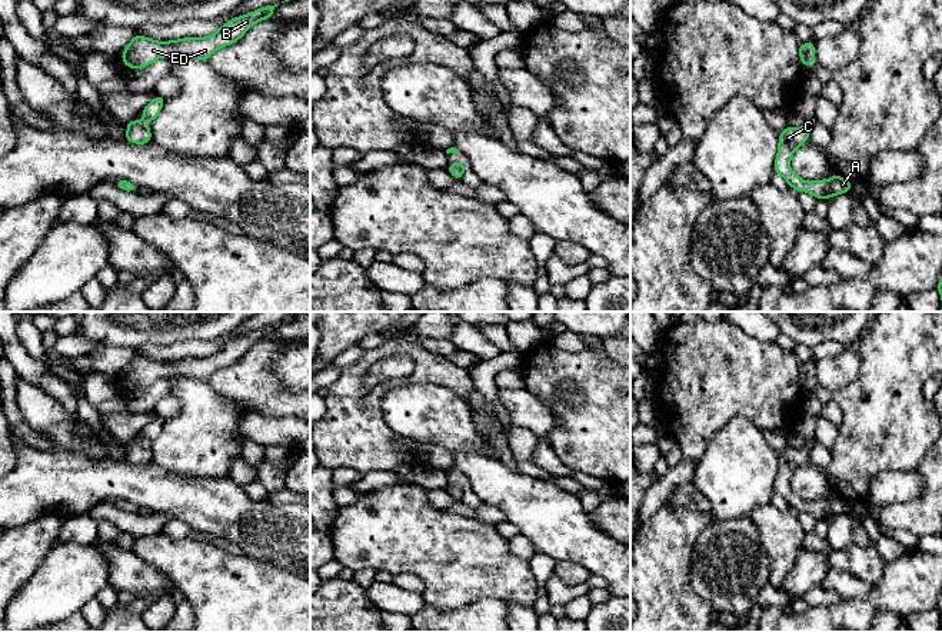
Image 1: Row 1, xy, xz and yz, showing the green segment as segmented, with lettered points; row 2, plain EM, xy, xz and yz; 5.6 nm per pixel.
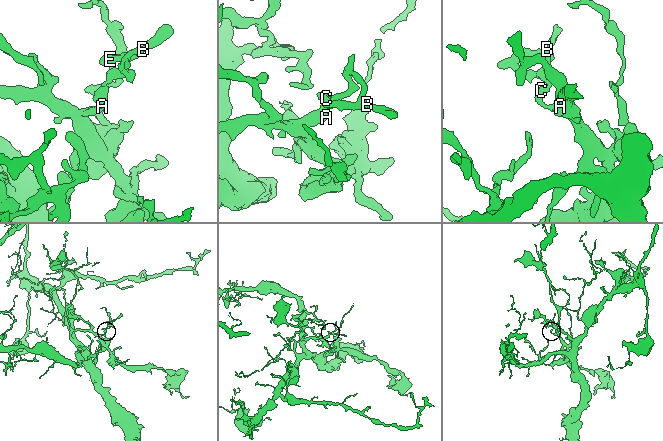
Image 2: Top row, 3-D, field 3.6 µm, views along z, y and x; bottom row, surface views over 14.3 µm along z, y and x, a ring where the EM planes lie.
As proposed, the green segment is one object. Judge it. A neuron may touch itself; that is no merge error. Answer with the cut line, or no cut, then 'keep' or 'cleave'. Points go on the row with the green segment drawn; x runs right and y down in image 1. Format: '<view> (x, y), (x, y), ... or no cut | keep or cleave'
no cut | keep

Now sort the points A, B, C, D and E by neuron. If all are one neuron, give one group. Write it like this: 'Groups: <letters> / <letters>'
Groups: A B C D E

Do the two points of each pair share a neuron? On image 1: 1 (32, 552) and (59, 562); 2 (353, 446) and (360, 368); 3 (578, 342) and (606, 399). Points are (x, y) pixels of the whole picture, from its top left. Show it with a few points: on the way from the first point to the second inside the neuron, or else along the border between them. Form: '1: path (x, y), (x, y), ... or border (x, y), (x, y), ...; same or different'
1: border (56, 544), (23, 582); different
2: path (353, 426), (353, 388); same
3: border (551, 342), (573, 352), (586, 348); different

